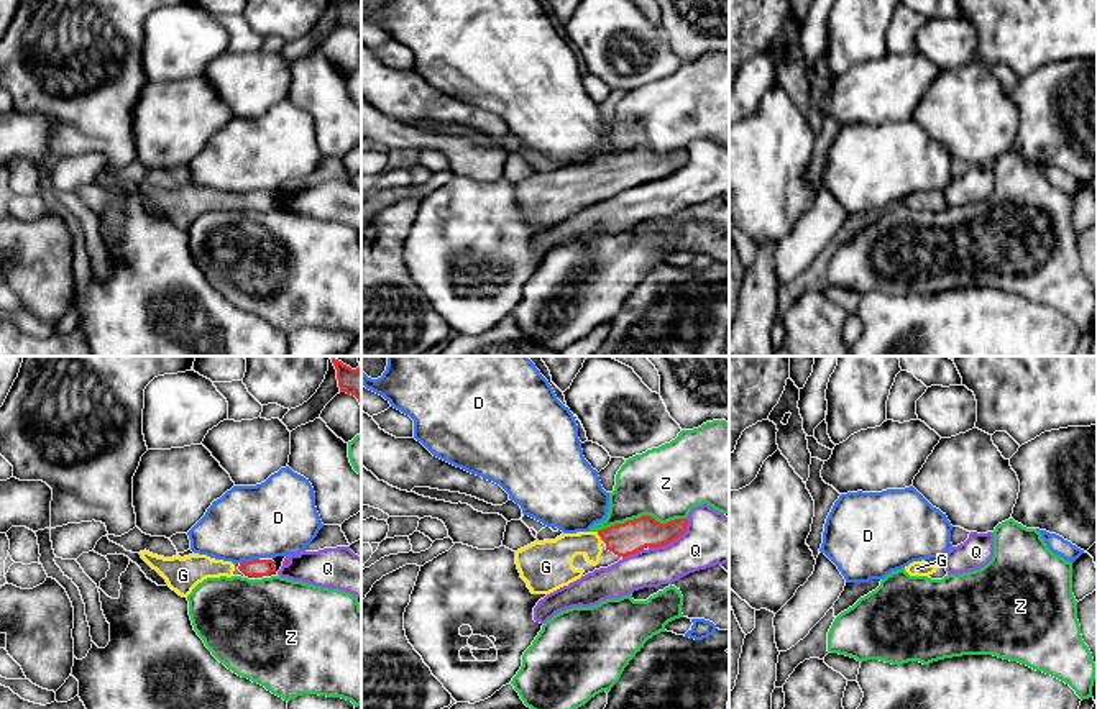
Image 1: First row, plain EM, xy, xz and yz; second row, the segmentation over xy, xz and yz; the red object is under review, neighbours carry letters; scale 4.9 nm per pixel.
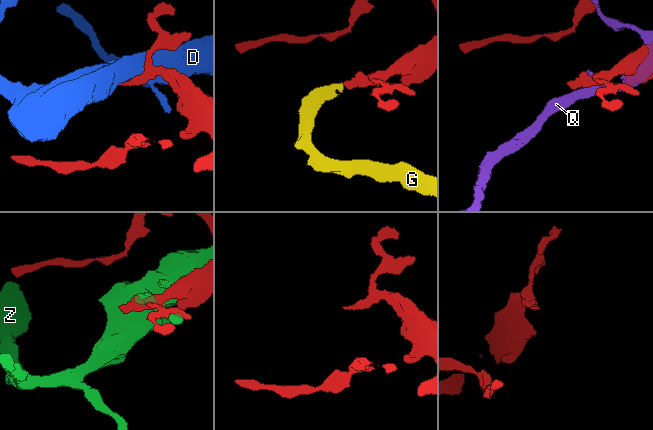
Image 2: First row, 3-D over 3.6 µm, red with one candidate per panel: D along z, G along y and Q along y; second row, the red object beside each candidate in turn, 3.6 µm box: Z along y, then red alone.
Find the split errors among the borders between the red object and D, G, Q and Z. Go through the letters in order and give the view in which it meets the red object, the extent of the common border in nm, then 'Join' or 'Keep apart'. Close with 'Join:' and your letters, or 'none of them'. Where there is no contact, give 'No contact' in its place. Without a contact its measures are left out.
D: Touches red in xy. Shared border 100 nm. Keep apart
G: Touches red in xz. Shared border 60 nm. Join
Q: Touches red in xz. Shared border 240 nm. Keep apart
Z: Touches red in xz. Shared border 440 nm. Keep apart
Join: G

